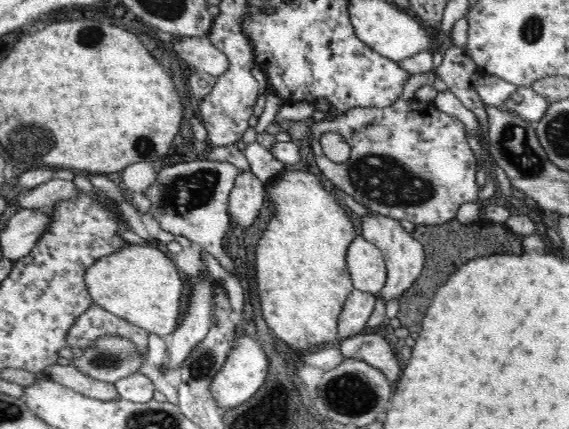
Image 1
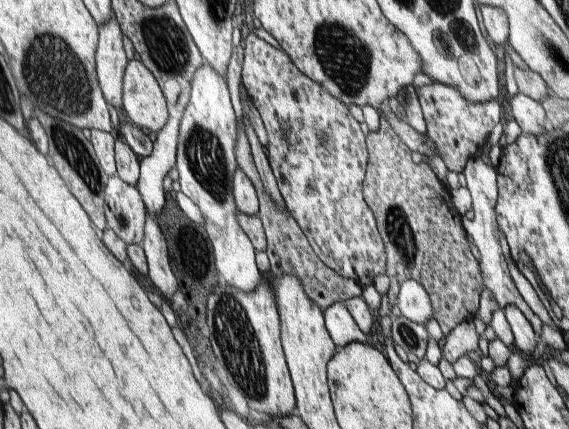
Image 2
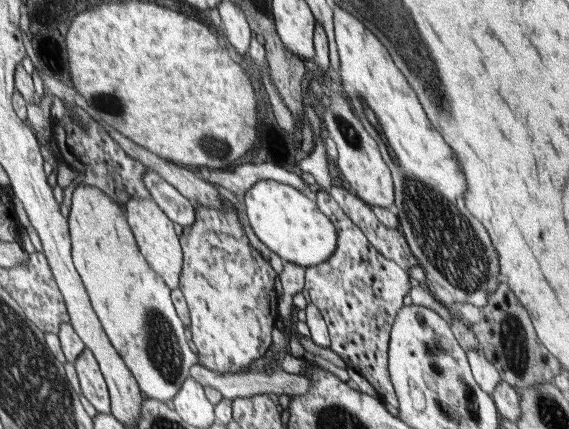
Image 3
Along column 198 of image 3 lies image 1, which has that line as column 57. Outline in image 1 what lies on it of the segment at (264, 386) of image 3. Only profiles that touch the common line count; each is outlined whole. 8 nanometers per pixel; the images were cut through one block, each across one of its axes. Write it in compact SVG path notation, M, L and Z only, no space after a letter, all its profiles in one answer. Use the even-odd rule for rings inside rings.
M50 364L50 366L46 366L46 374L52 376L52 380L56 380L58 384L64 384L64 386L68 386L68 388L72 388L72 390L88 396L88 398L100 400L100 402L114 402L120 398L116 384L88 378L86 374L80 374L72 366Z

